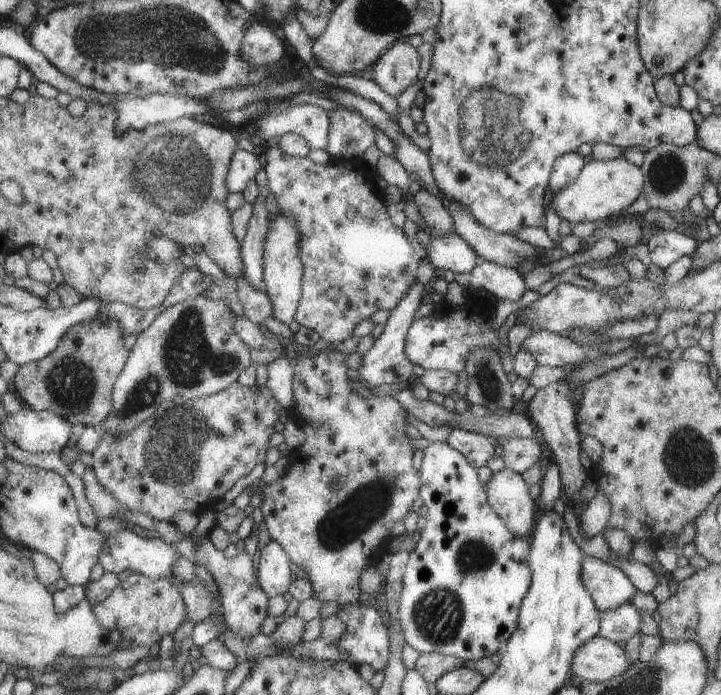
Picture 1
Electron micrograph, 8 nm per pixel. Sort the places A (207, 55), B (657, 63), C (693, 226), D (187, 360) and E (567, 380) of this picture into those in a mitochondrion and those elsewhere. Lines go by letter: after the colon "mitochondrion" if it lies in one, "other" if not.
A: mitochondrion
B: other
C: other
D: mitochondrion
E: other

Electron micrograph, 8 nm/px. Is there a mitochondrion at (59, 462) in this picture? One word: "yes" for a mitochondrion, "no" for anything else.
no

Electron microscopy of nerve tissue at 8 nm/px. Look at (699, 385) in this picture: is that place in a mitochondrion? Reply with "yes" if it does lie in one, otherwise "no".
no

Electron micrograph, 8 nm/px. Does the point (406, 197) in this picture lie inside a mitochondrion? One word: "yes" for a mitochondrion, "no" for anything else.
no

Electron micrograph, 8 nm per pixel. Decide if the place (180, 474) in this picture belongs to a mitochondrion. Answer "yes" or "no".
yes

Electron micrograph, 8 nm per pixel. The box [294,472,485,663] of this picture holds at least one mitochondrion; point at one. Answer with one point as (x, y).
(438, 620)

